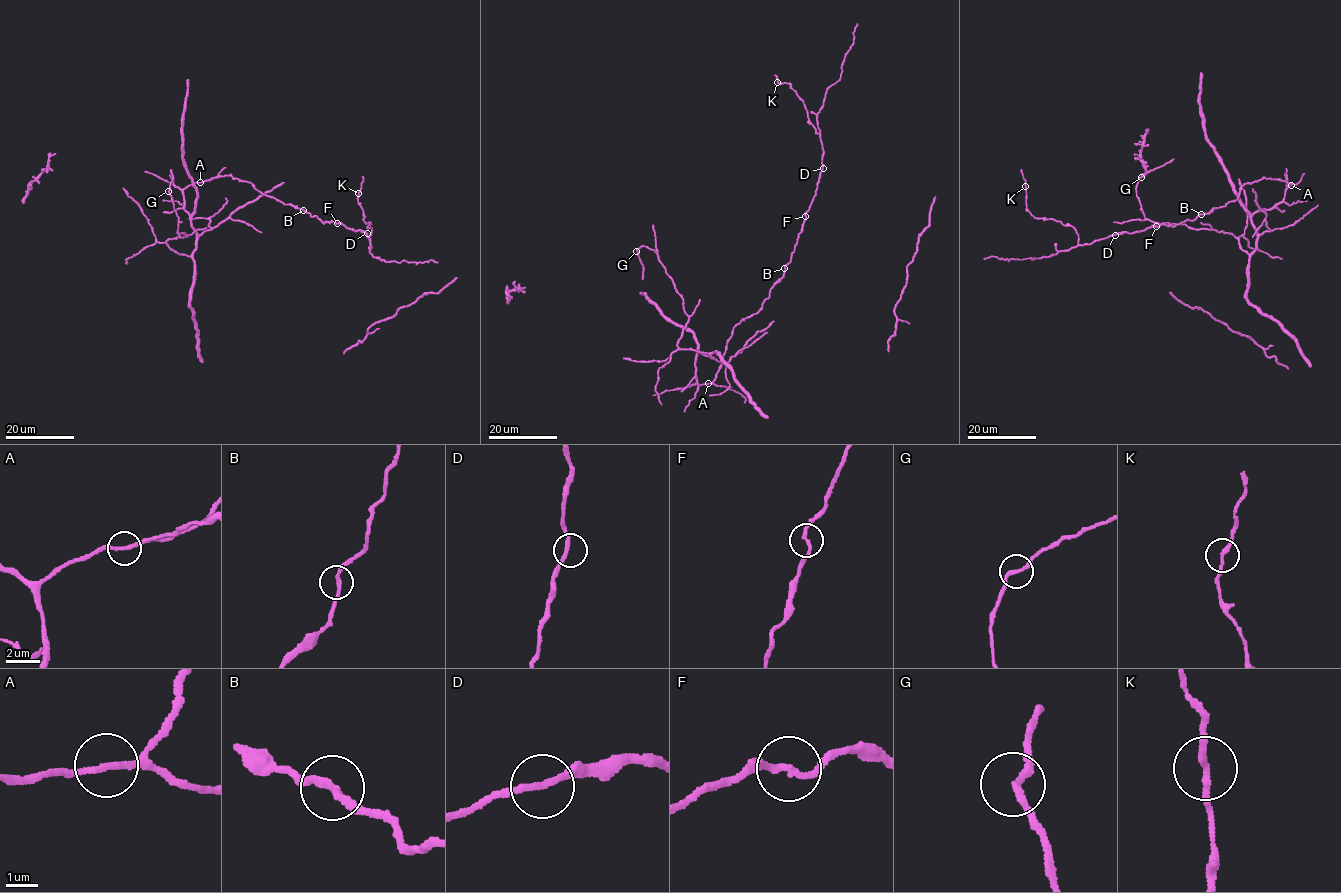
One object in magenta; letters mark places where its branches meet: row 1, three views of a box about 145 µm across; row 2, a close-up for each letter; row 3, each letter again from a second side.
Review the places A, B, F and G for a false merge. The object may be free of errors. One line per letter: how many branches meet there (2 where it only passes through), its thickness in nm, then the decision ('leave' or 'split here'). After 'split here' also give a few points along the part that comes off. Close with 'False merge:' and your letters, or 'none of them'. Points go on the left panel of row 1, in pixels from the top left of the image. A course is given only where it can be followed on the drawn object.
A: 2 branches meet; 200 nm thick; leave
B: 2 branches meet; 200 nm thick; leave
F: 2 branches meet; 200 nm thick; leave
G: 2 branches meet; 190 nm thick; leave
False merge: none of them

